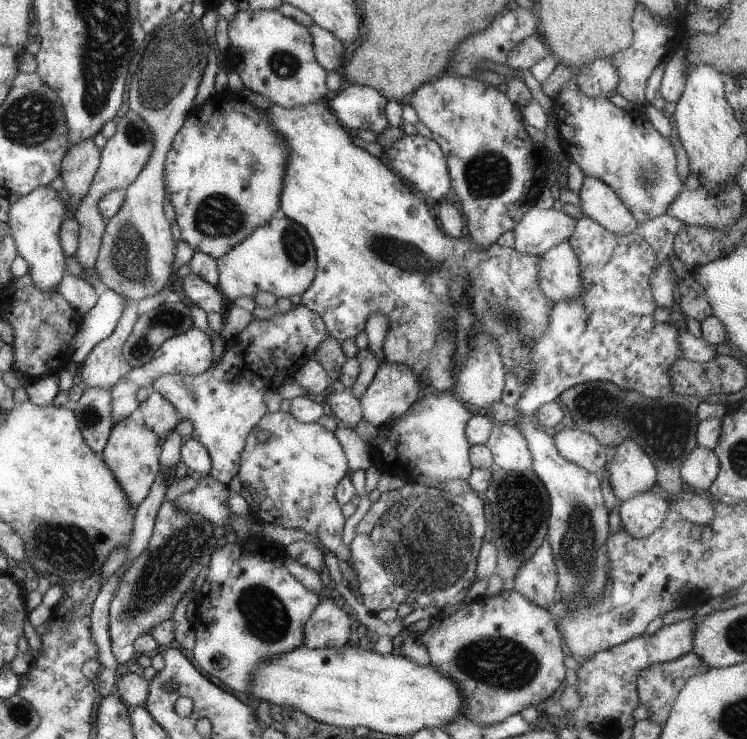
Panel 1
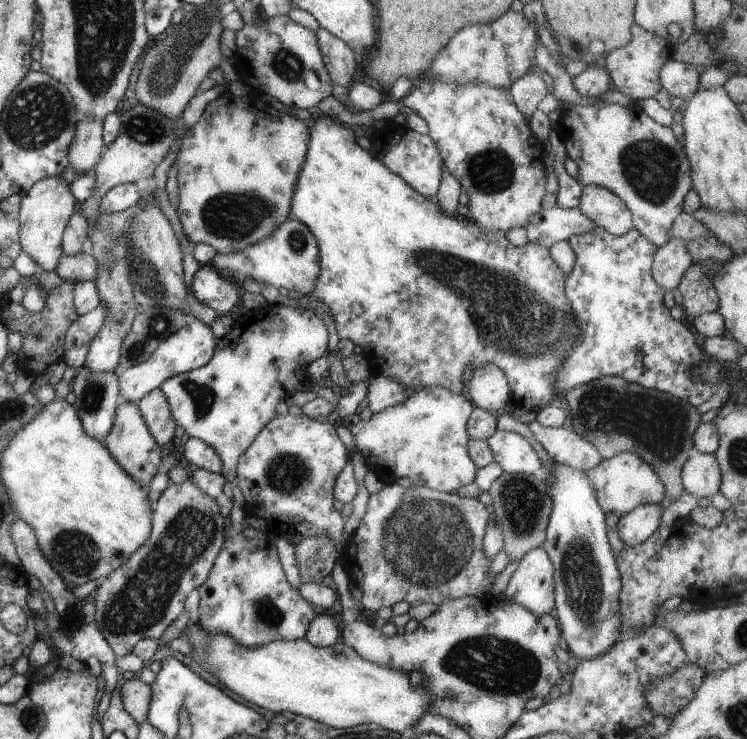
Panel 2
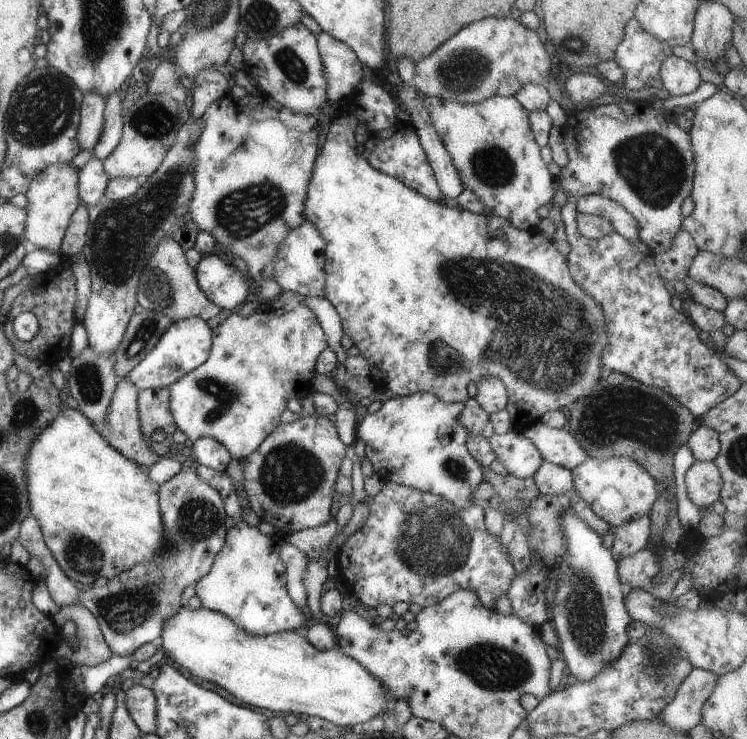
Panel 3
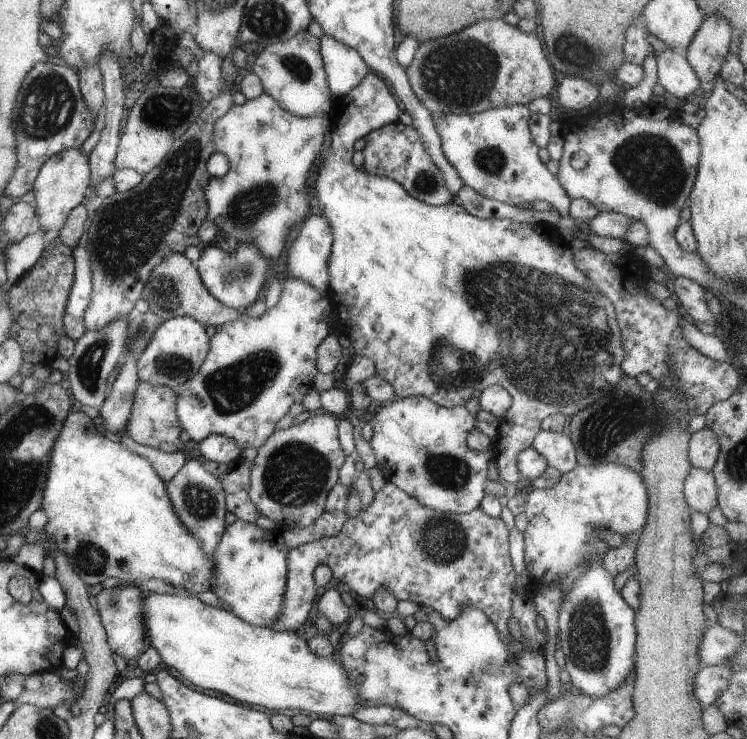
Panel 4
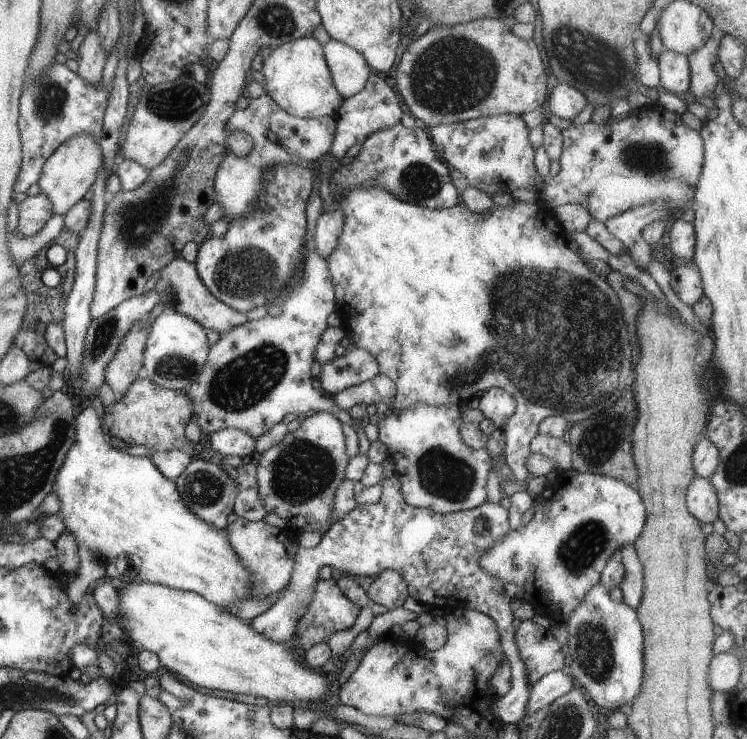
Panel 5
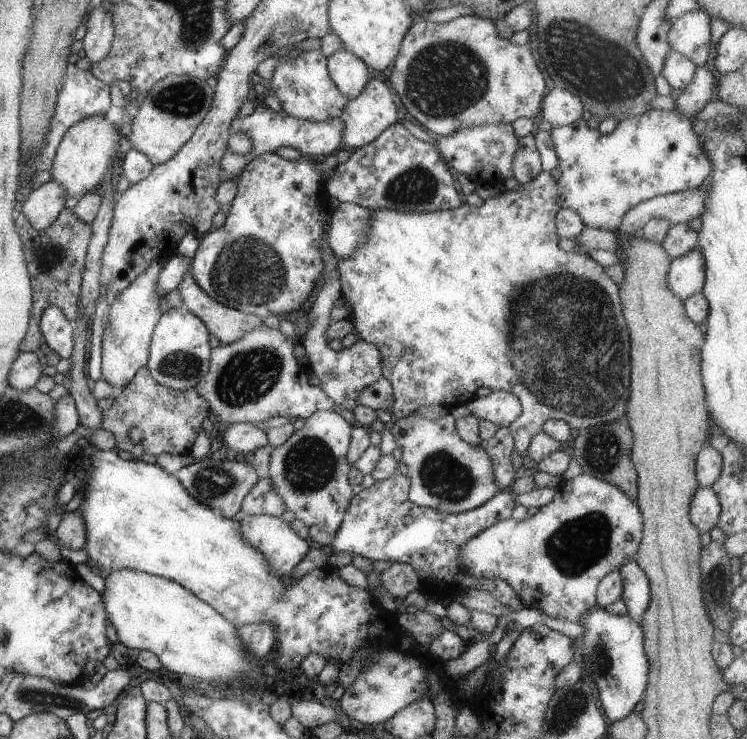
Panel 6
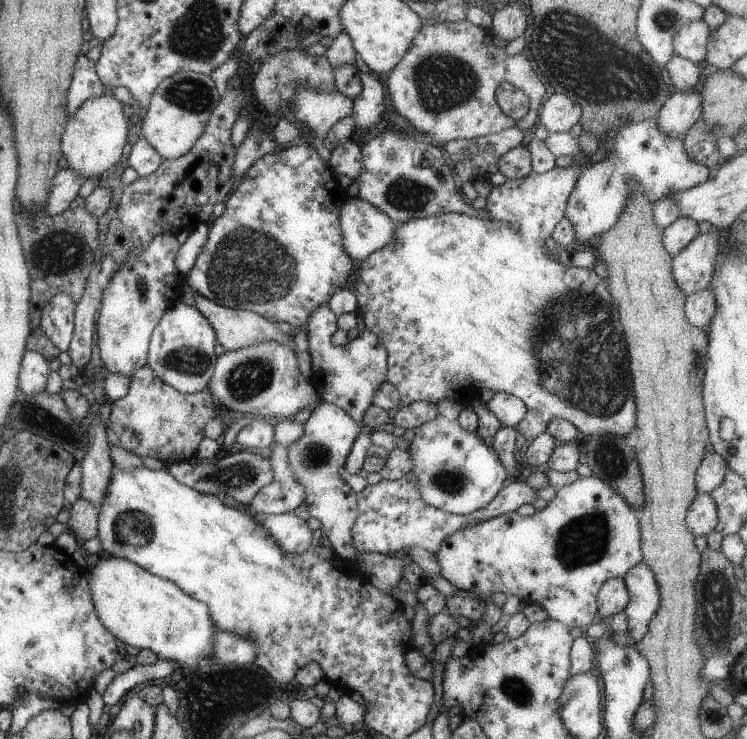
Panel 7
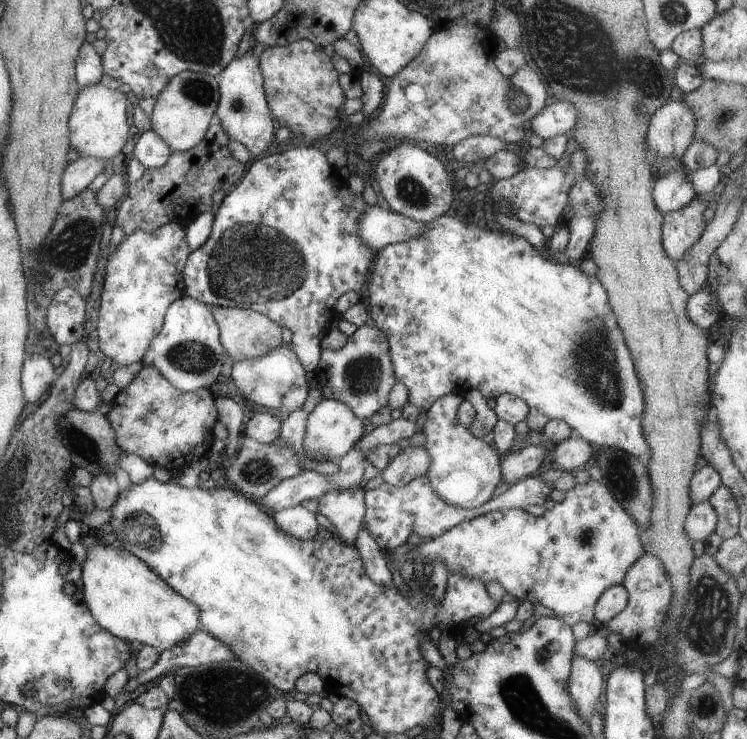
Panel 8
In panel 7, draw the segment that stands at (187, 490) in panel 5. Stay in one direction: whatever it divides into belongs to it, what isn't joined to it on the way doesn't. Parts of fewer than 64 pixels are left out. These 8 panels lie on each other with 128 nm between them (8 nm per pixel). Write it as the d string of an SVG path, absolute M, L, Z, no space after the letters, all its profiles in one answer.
M234 448L234 453L218 460L200 461L195 468L191 462L182 461L171 463L165 470L176 482L187 486L196 492L212 495L223 501L225 496L235 499L237 504L250 504L255 494L273 481L273 472L268 458L257 454L244 452Z

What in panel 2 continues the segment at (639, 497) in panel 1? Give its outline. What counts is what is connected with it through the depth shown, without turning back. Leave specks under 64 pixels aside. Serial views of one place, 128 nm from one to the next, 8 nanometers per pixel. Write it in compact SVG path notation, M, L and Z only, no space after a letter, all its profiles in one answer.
M646 504L618 517L616 530L619 538L630 547L641 544L659 528L661 512L658 504Z

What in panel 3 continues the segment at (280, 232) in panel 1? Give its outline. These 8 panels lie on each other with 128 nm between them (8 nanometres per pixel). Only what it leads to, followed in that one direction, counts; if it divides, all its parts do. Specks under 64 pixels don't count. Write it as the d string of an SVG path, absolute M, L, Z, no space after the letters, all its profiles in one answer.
M305 220L279 243L273 276L283 291L296 292L302 297L323 297L324 260L324 240L315 226Z

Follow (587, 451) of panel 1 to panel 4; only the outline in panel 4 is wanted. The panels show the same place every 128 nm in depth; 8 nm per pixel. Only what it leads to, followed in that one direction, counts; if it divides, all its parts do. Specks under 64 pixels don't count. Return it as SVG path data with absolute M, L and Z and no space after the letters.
M539 430L530 445L548 466L559 470L561 475L577 465L576 453L571 440L562 432Z

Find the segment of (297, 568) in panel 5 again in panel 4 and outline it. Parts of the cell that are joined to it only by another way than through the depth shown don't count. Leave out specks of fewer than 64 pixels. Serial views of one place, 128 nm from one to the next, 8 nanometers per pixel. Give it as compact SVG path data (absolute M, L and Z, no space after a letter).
M386 481L365 510L346 518L337 536L322 537L288 550L281 616L269 624L269 629L297 632L307 620L318 592L312 573L316 566L327 565L332 577L346 584L367 605L377 588L389 590L396 601L432 608L445 619L455 618L461 606L473 604L486 613L503 638L509 638L509 604L517 580L508 549L508 528L501 518L487 516L480 507L464 514L440 512L419 504Z

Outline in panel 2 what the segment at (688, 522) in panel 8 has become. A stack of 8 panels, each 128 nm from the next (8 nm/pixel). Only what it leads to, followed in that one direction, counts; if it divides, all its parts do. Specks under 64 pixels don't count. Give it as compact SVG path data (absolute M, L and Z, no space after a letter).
M692 452L683 463L680 477L684 492L695 498L719 493L720 468L714 454Z

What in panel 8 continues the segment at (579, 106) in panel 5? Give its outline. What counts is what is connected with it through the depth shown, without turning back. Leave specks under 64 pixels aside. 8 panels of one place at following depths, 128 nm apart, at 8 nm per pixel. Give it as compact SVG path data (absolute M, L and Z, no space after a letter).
M555 99L553 103L547 102L546 106L529 120L528 135L536 134L543 140L553 138L573 129L577 112L571 104Z

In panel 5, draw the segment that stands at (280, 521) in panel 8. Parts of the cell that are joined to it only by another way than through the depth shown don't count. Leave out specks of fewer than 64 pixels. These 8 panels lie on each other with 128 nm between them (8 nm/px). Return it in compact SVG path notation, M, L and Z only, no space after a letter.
M237 518L232 524L227 524L223 530L223 536L227 534L227 542L235 556L241 560L241 564L247 570L247 592L245 600L277 598L277 594L283 590L289 581L291 568L293 568L293 556L297 552L296 537L289 533L288 528L279 529L266 524L264 520L247 522L243 518Z

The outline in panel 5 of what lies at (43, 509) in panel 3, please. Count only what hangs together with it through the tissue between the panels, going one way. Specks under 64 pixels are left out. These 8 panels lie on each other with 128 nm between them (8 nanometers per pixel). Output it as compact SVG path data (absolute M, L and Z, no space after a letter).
M91 405L74 416L73 428L73 444L63 456L52 487L59 502L57 516L61 518L63 532L69 532L73 536L79 558L75 578L71 578L71 586L65 588L83 584L83 588L87 590L87 584L95 580L108 580L112 577L119 579L121 572L115 570L113 556L131 554L141 560L141 570L135 582L156 583L171 589L190 591L223 609L233 600L244 600L249 588L247 570L231 550L227 534L223 536L223 530L211 528L209 524L193 516L183 504L174 482L167 480L147 457L129 456L123 449L111 448L103 438L101 421Z

